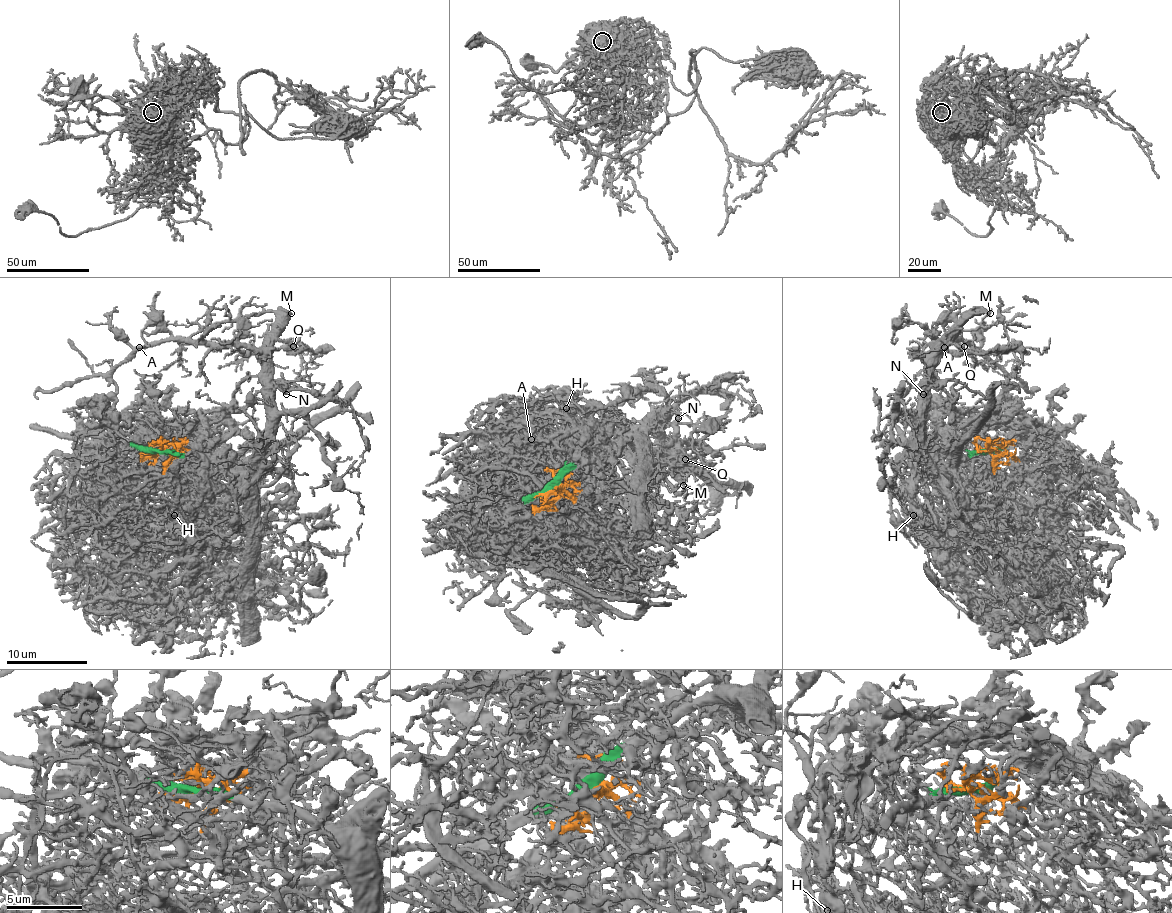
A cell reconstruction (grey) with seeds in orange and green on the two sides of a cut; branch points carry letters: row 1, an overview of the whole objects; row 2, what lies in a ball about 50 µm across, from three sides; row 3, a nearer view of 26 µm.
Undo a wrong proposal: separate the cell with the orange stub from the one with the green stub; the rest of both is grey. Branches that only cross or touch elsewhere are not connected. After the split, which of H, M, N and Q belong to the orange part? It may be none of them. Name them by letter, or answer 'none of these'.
H

